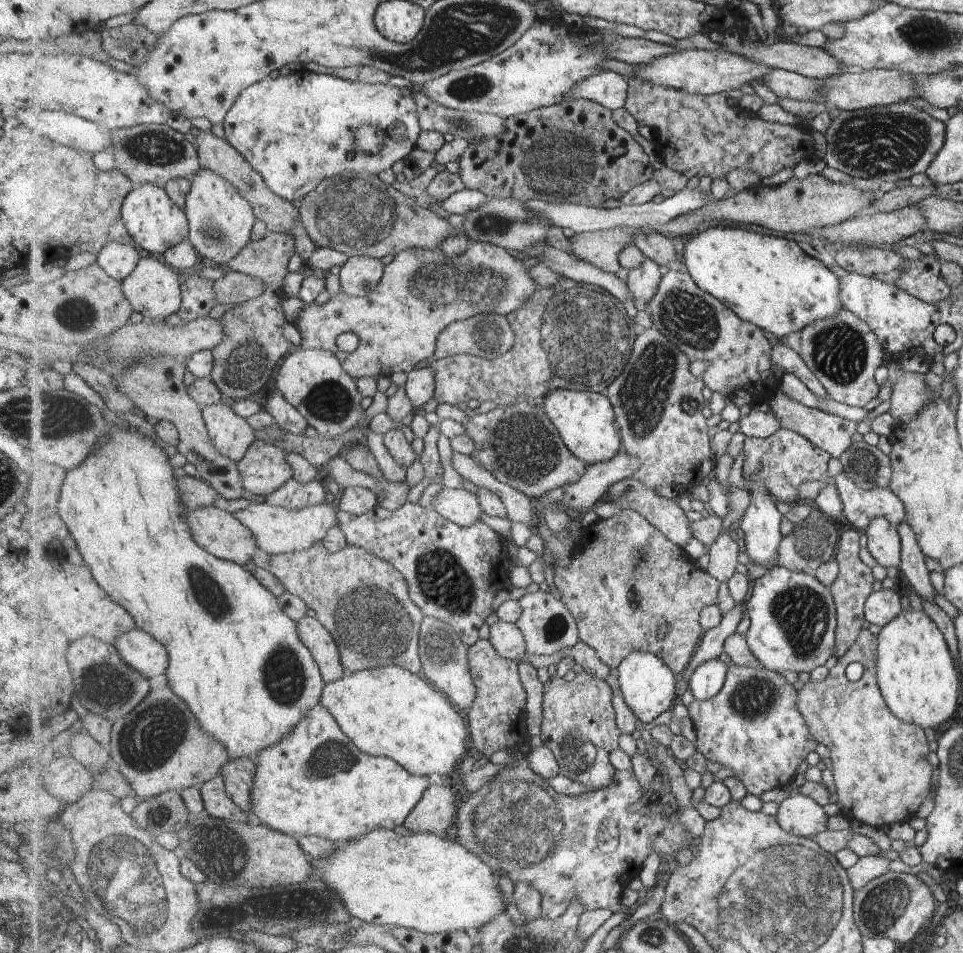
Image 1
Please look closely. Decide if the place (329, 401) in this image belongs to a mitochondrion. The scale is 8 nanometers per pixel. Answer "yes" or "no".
yes

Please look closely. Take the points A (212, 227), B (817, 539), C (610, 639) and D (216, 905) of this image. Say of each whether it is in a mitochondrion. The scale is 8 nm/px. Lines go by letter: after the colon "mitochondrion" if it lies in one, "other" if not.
A: mitochondrion
B: mitochondrion
C: other
D: other

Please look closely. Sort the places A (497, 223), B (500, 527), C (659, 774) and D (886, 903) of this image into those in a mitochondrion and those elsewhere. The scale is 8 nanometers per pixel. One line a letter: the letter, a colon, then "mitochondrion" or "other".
A: mitochondrion
B: other
C: other
D: mitochondrion

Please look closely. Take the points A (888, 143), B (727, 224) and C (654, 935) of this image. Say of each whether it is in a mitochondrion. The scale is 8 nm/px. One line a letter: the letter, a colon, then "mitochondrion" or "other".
A: mitochondrion
B: other
C: mitochondrion

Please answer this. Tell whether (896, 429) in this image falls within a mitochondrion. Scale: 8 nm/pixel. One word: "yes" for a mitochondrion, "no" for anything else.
no

